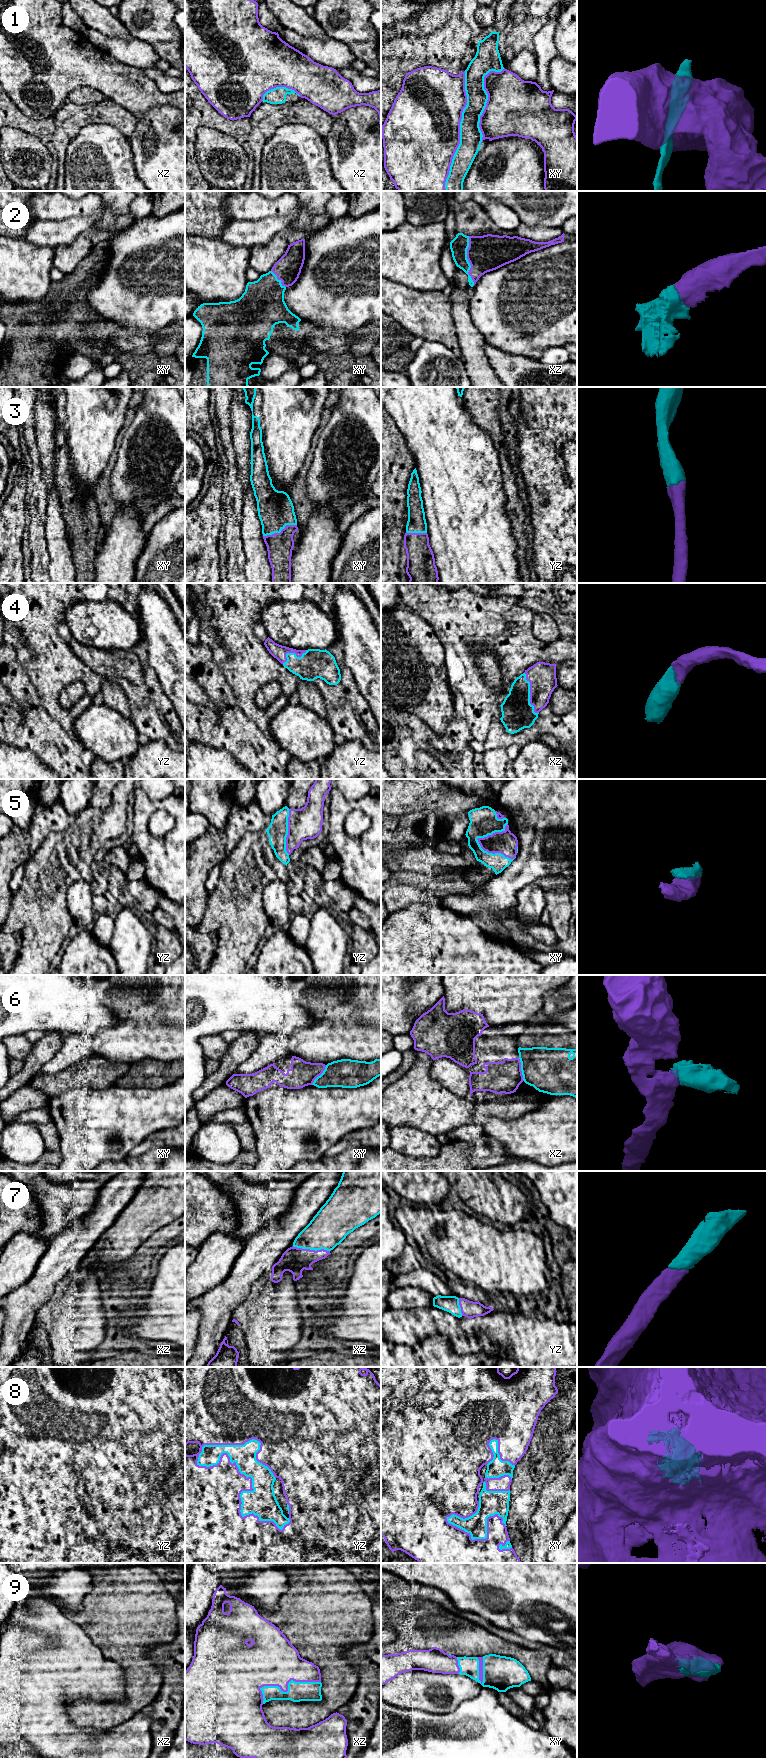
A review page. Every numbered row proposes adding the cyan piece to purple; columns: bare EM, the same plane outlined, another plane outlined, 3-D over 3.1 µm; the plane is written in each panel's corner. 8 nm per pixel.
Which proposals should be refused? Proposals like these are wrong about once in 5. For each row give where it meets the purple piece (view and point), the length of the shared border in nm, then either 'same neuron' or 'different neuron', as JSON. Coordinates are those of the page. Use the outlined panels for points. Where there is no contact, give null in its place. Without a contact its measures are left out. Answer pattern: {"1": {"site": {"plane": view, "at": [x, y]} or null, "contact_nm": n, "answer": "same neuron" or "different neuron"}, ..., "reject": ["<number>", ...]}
{"1": {"site": {"plane": "xy", "at": [459, 131]}, "contact_nm": 950, "answer": "different neuron"}, "2": {"site": {"plane": "xz", "at": [468, 260]}, "contact_nm": 400, "answer": "same neuron"}, "3": {"site": {"plane": "xy", "at": [280, 532]}, "contact_nm": 280, "answer": "same neuron"}, "4": {"site": {"plane": "xz", "at": [530, 694]}, "contact_nm": 360, "answer": "same neuron"}, "5": {"site": {"plane": "xy", "at": [494, 853]}, "contact_nm": 360, "answer": "same neuron"}, "6": {"site": {"plane": "xz", "at": [520, 1069]}, "contact_nm": 190, "answer": "different neuron"}, "7": {"site": {"plane": "xz", "at": [311, 1250]}, "contact_nm": 300, "answer": "same neuron"}, "8": {"site": {"plane": "yz", "at": [251, 1479]}, "contact_nm": 950, "answer": "same neuron"}, "9": {"site": {"plane": "xz", "at": [286, 1691]}, "contact_nm": 500, "answer": "same neuron"}, "reject": ["1", "6"]}

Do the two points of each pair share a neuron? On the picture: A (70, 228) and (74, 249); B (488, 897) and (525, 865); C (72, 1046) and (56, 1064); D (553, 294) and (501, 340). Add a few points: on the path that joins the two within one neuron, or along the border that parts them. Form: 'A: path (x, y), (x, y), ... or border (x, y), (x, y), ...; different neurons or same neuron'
A: border (83, 233), (71, 242), (59, 244), (54, 249); different neurons
B: path (497, 893), (516, 874); same neuron
C: path (70, 1050), (60, 1060); same neuron
D: path (540, 301), (514, 327); same neuron

